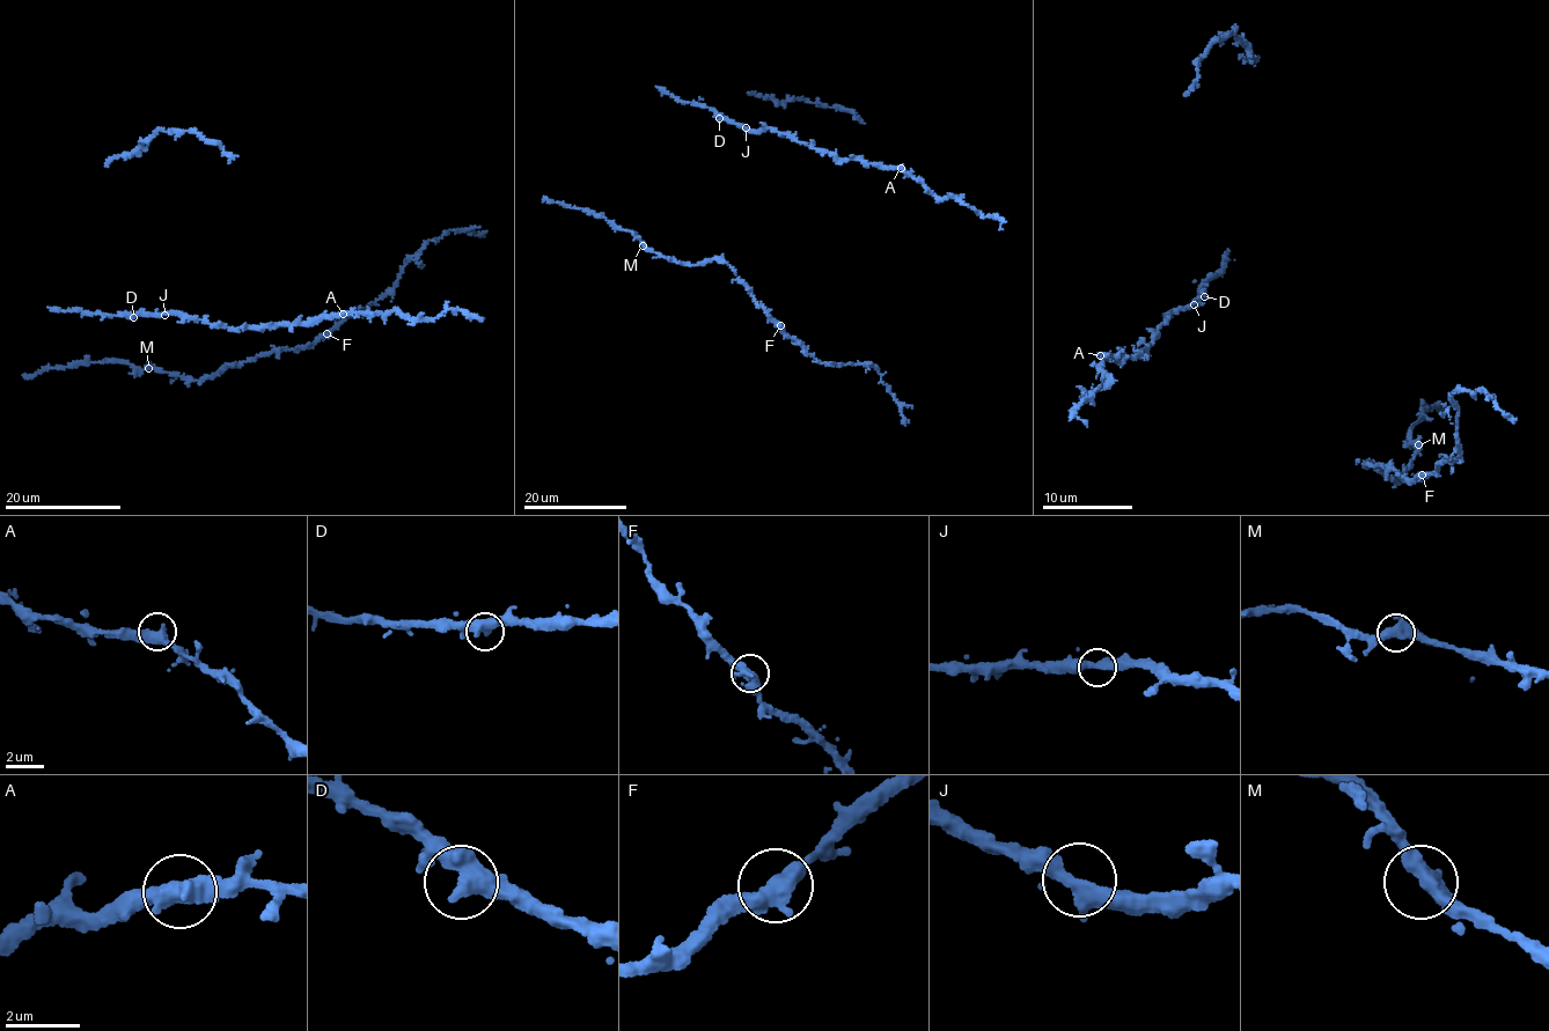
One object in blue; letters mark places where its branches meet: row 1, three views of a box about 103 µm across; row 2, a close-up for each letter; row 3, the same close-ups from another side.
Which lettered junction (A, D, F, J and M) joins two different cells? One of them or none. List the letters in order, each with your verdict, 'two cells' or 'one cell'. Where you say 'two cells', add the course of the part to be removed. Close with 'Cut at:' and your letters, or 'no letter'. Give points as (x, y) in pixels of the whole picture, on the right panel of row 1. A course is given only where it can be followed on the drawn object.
A: one cell
D: one cell
F: one cell
J: one cell
M: one cell
Cut at: no letter

